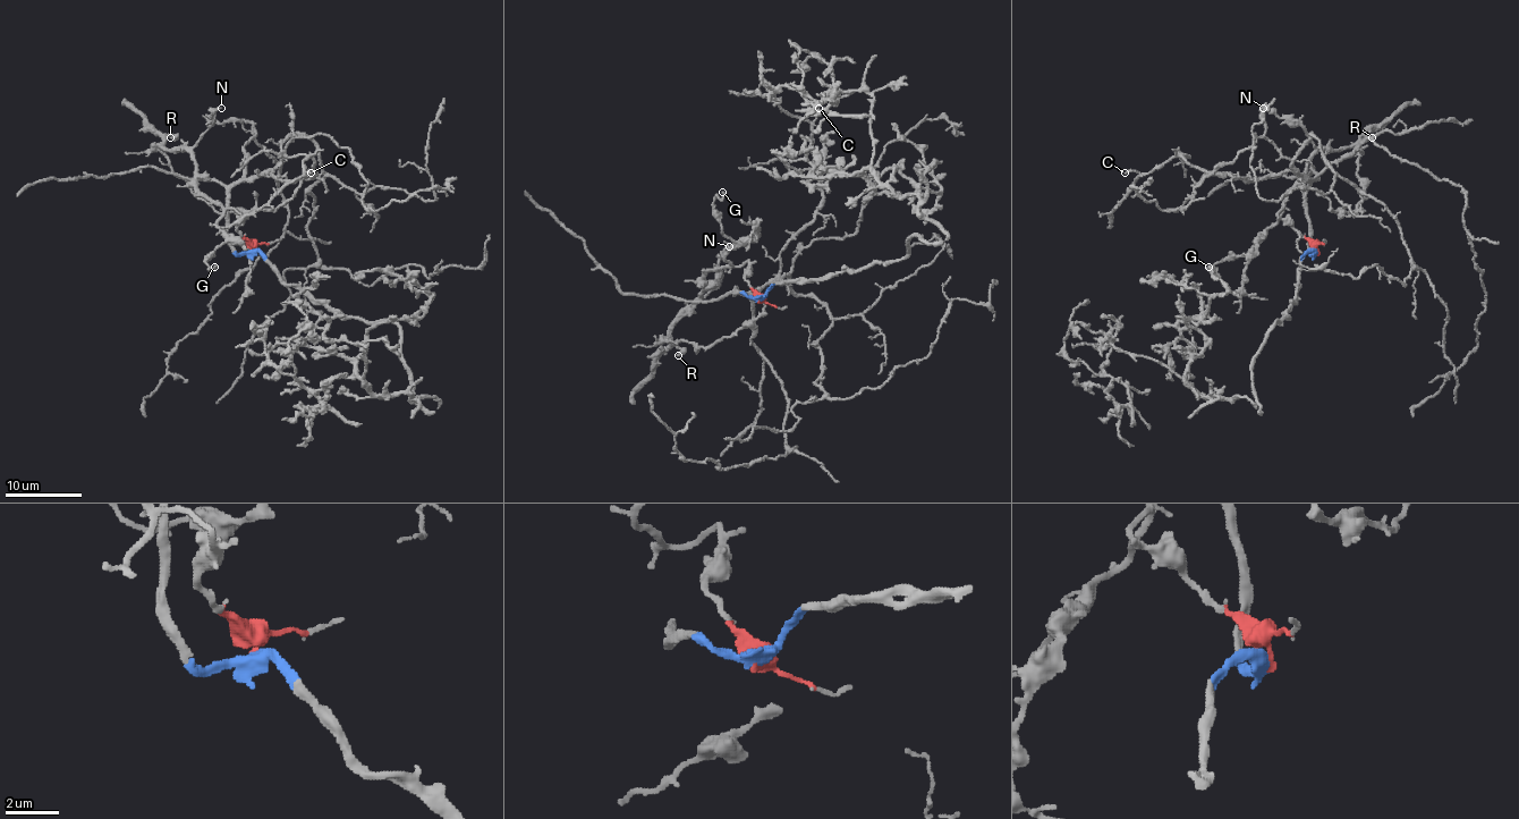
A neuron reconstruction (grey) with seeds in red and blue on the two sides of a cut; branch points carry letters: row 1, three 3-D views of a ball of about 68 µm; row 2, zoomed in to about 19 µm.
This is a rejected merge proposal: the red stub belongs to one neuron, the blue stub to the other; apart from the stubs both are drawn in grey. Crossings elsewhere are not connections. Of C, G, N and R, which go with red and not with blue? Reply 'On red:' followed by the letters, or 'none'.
On red: G, N, R

